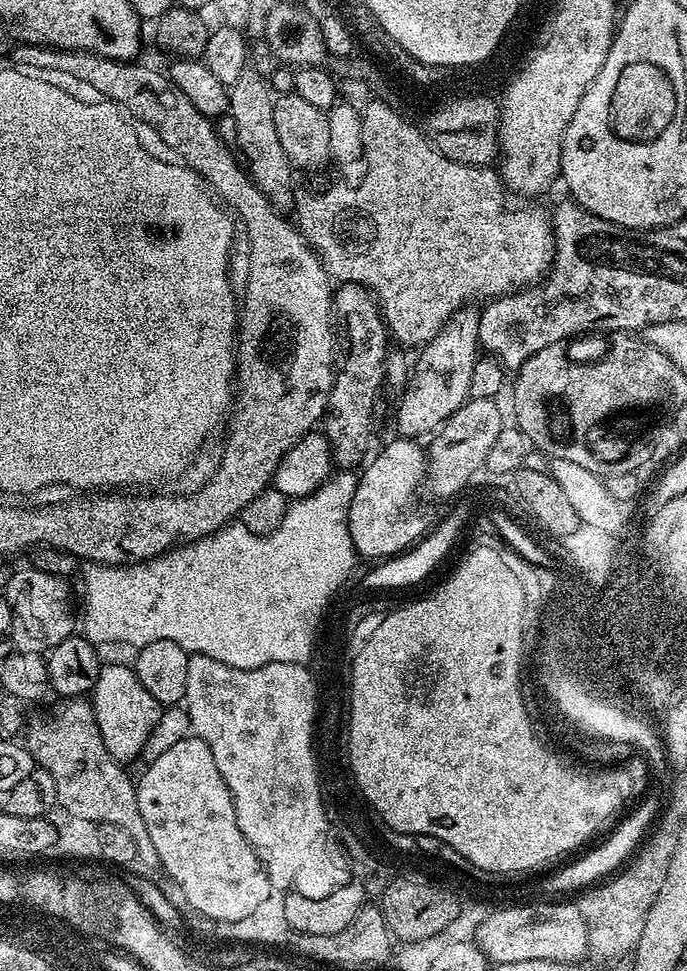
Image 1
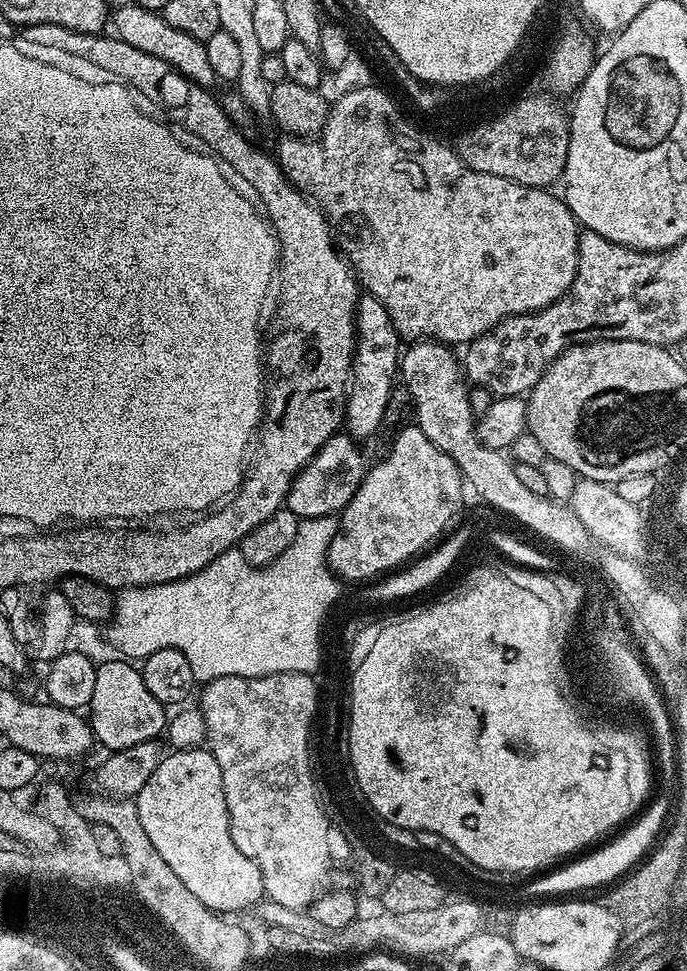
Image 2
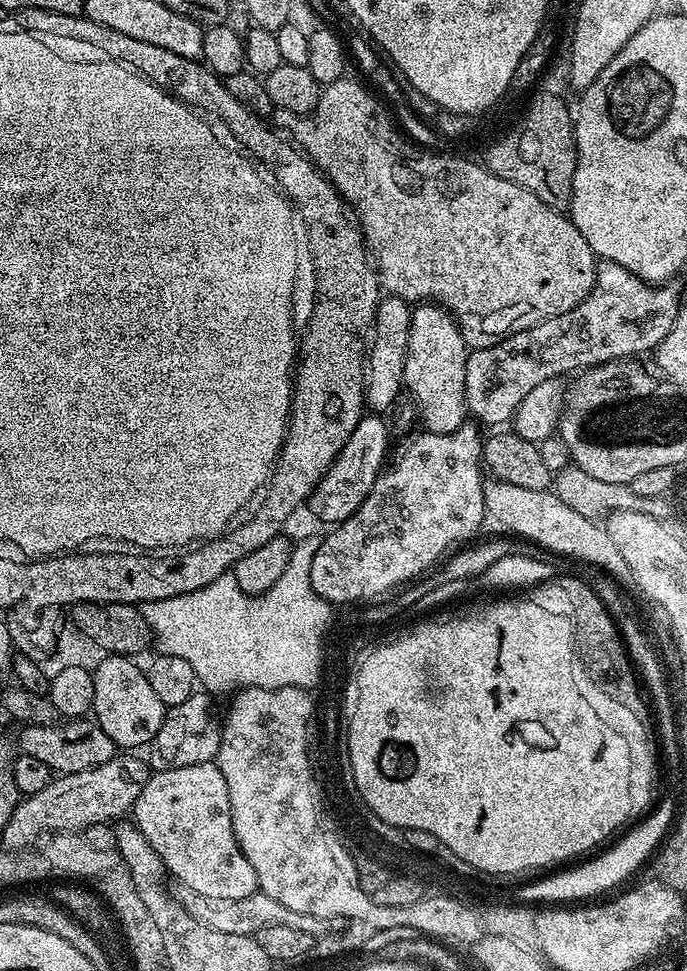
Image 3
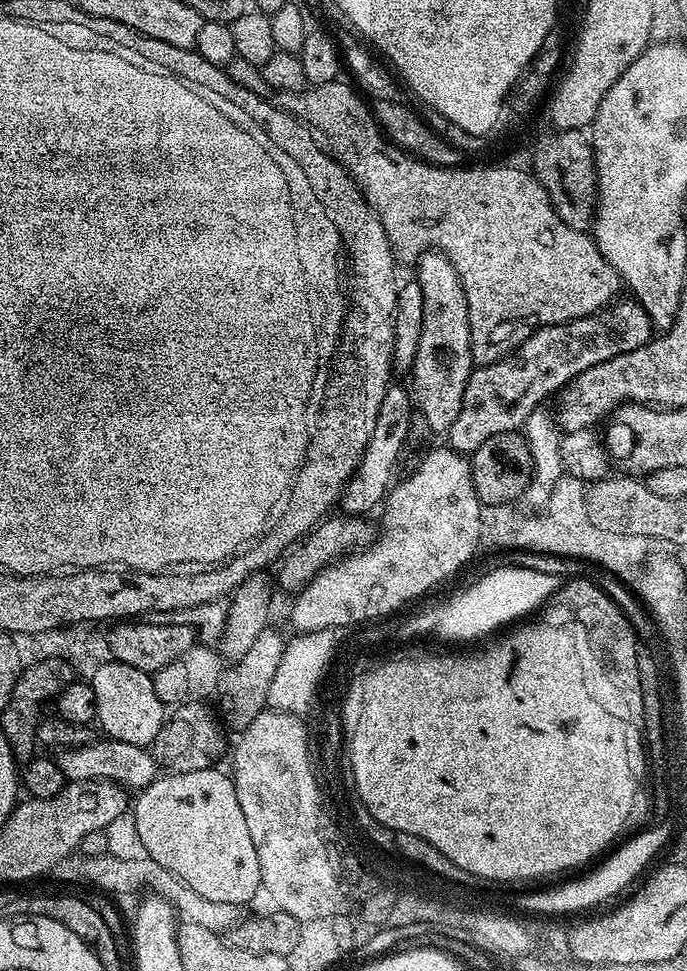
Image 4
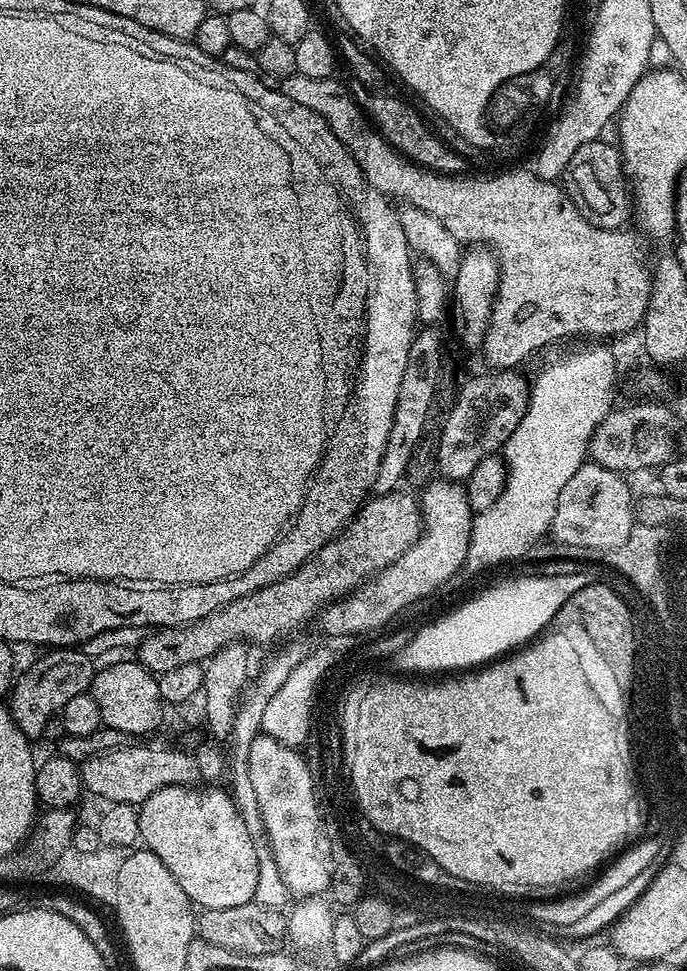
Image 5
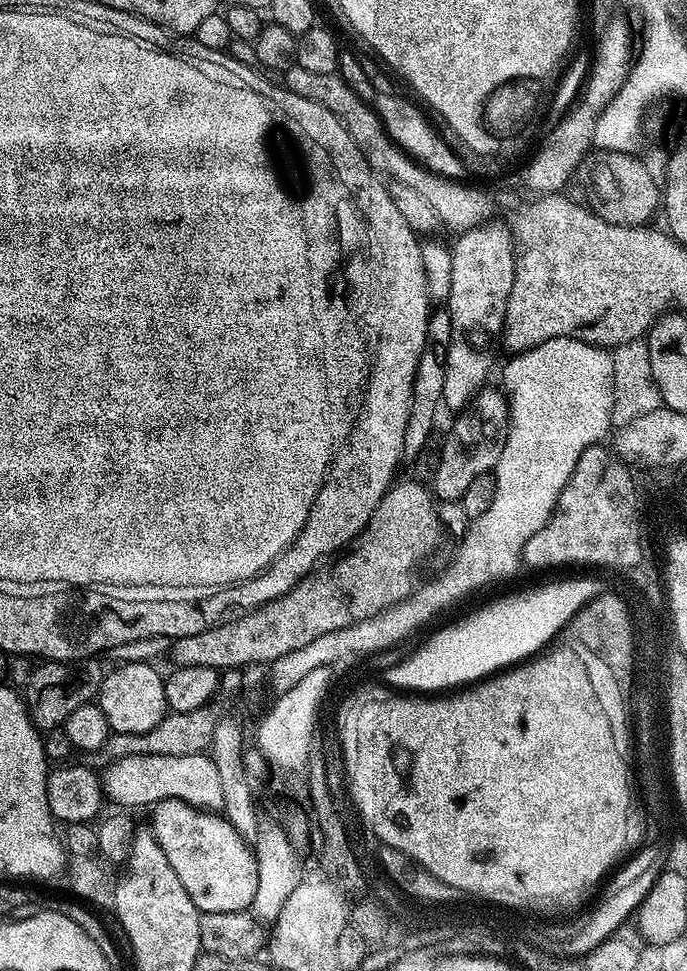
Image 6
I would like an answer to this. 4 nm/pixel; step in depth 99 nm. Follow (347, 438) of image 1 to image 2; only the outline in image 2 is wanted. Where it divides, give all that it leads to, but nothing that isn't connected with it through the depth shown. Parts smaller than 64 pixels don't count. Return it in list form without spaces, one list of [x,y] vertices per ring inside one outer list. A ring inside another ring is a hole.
[[[392,323],[382,326],[383,344],[378,349],[355,353],[352,379],[346,405],[346,431],[357,441],[364,442],[380,428],[388,412],[388,399],[392,396],[392,383],[398,380],[398,365],[402,355],[402,341]]]

